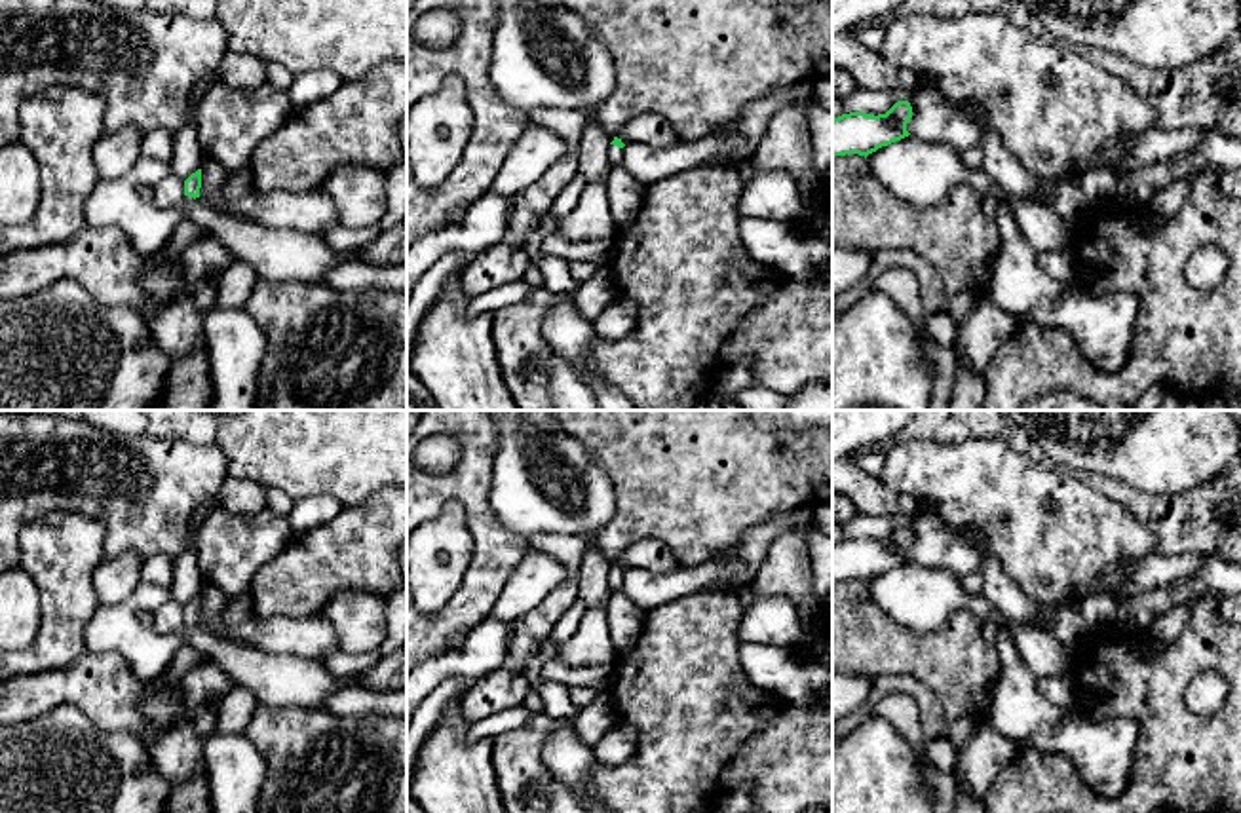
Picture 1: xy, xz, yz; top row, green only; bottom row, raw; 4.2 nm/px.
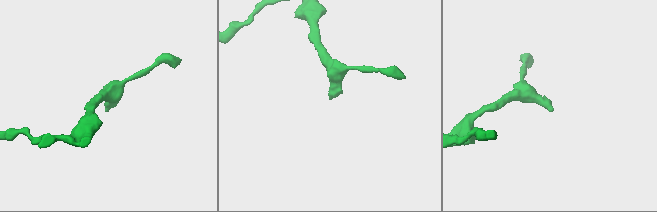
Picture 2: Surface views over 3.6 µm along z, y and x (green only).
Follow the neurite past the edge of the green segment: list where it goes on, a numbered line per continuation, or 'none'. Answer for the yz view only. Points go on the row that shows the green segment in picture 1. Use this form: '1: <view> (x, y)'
none

